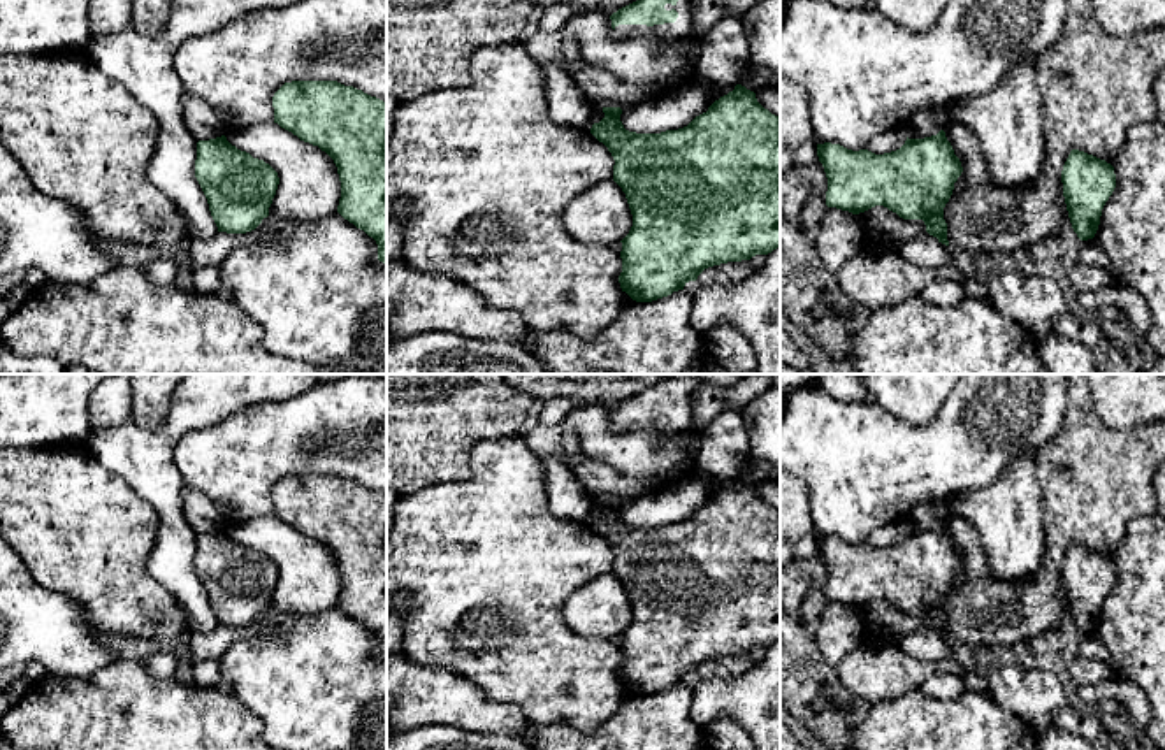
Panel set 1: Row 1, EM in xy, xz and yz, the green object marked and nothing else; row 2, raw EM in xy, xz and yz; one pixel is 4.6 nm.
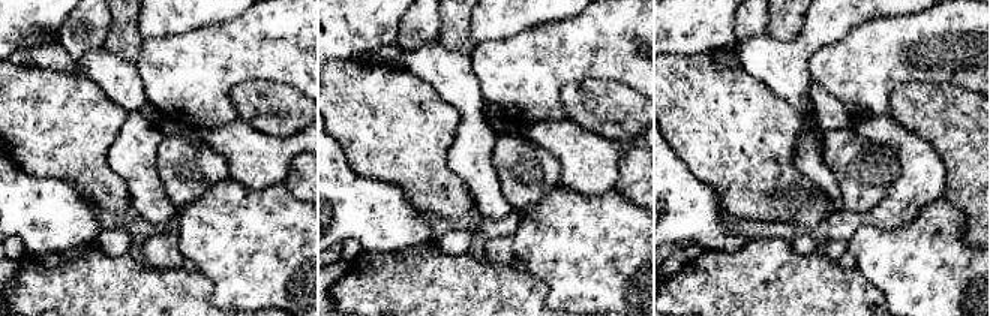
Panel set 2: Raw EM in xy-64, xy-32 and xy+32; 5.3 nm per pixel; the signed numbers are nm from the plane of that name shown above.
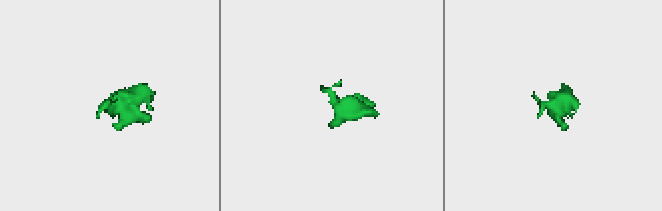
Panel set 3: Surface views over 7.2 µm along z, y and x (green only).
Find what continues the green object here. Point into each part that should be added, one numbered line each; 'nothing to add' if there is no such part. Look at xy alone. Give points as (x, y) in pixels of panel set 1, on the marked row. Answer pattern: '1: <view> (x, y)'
nothing to add

